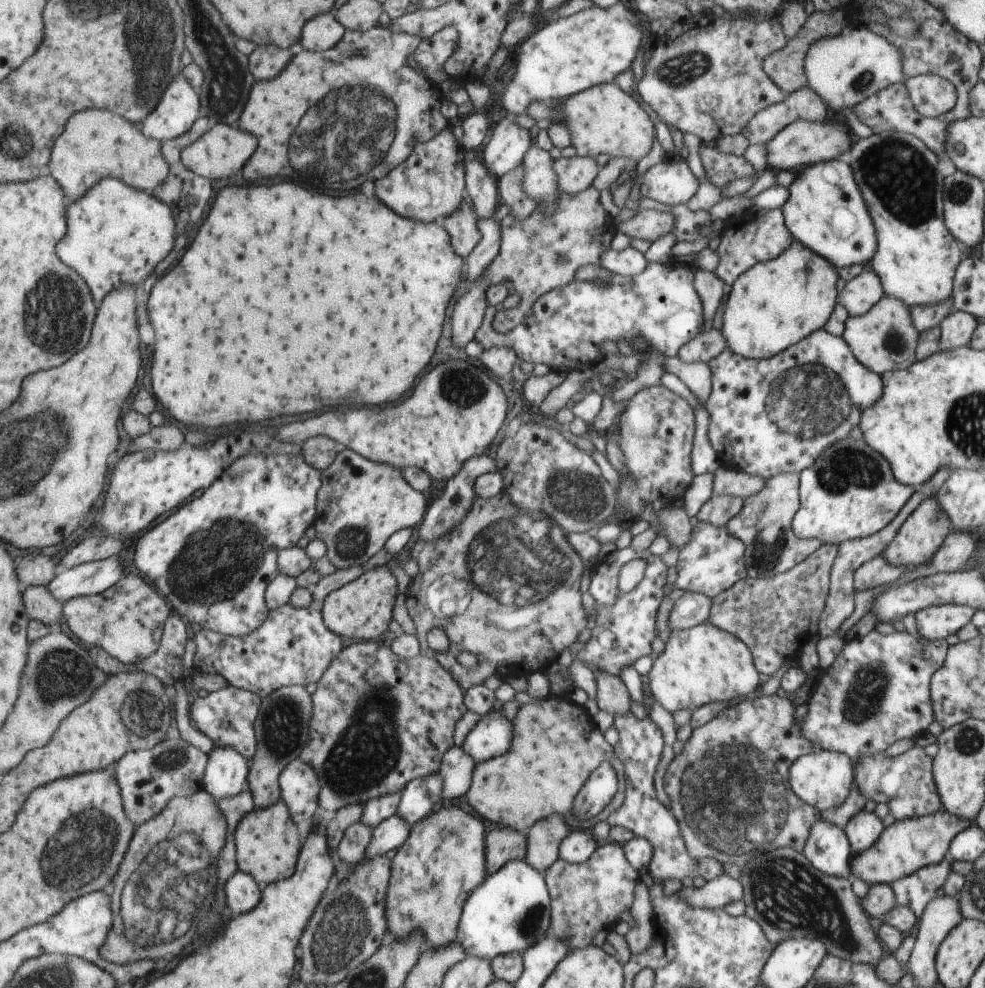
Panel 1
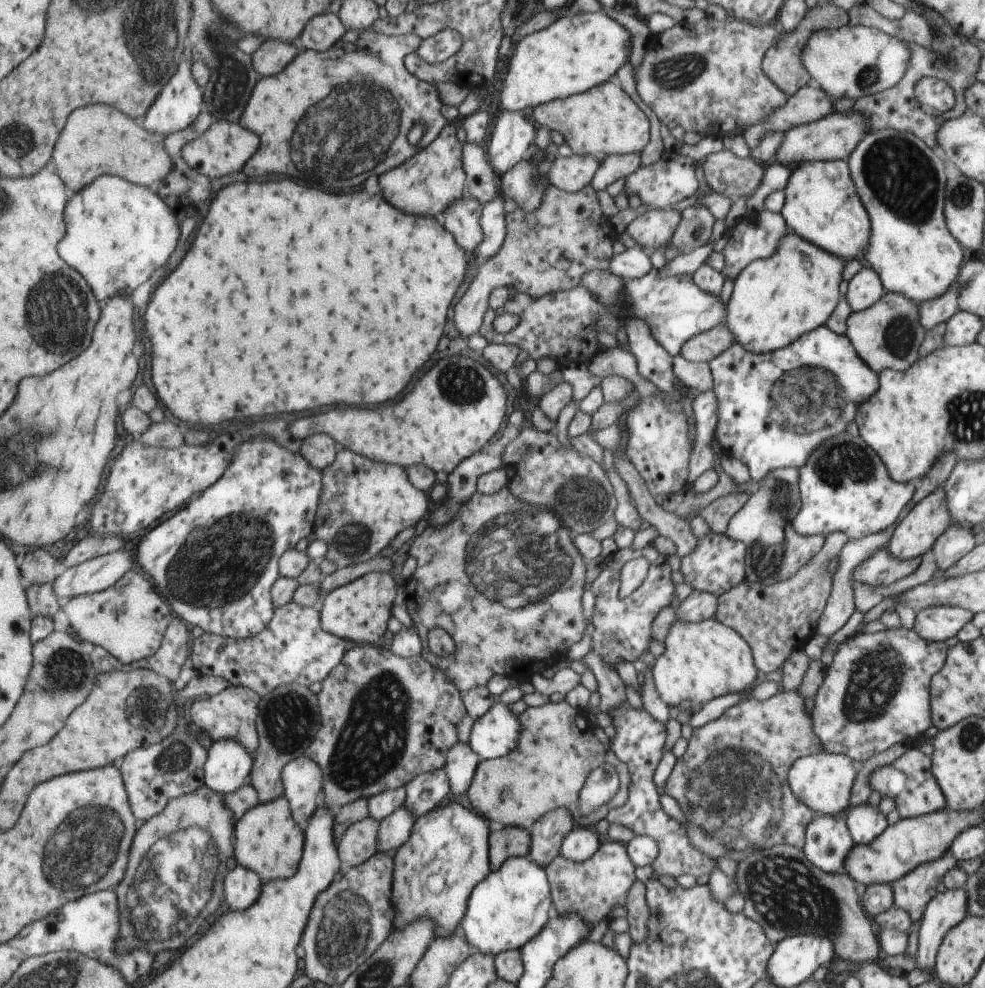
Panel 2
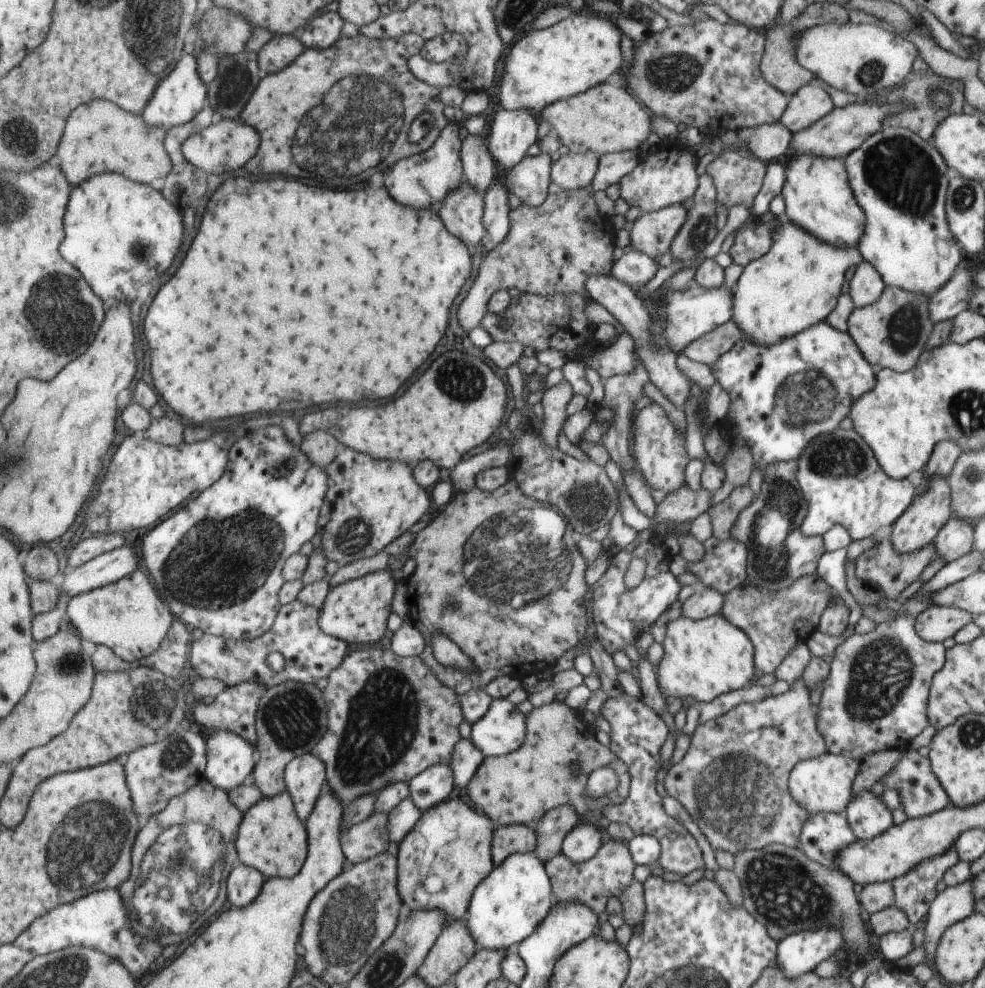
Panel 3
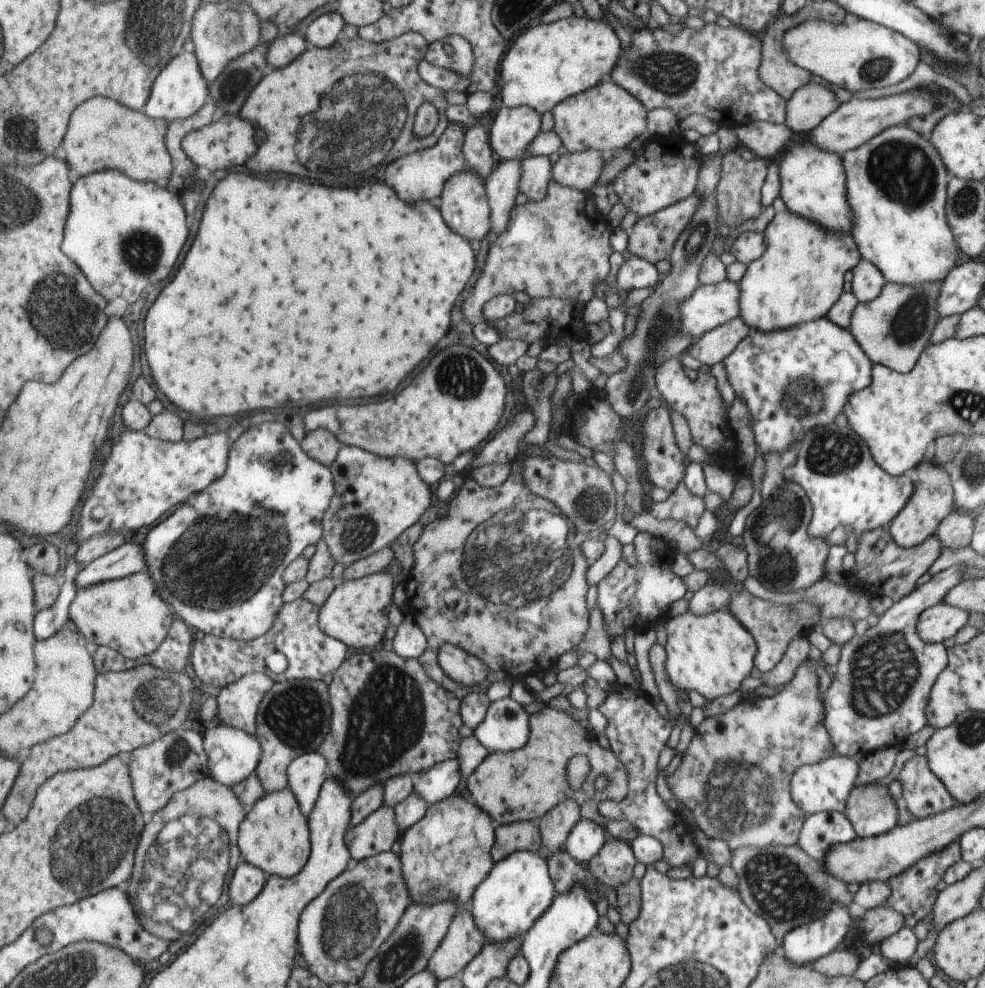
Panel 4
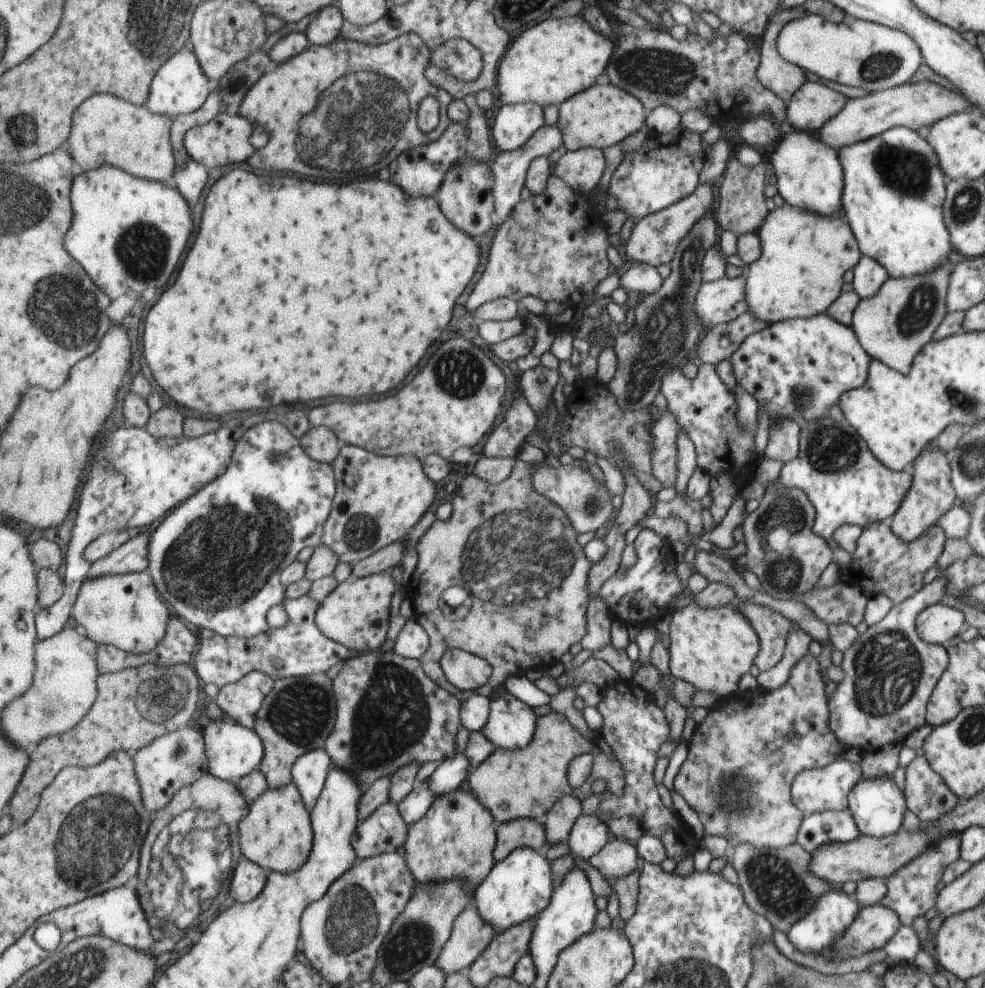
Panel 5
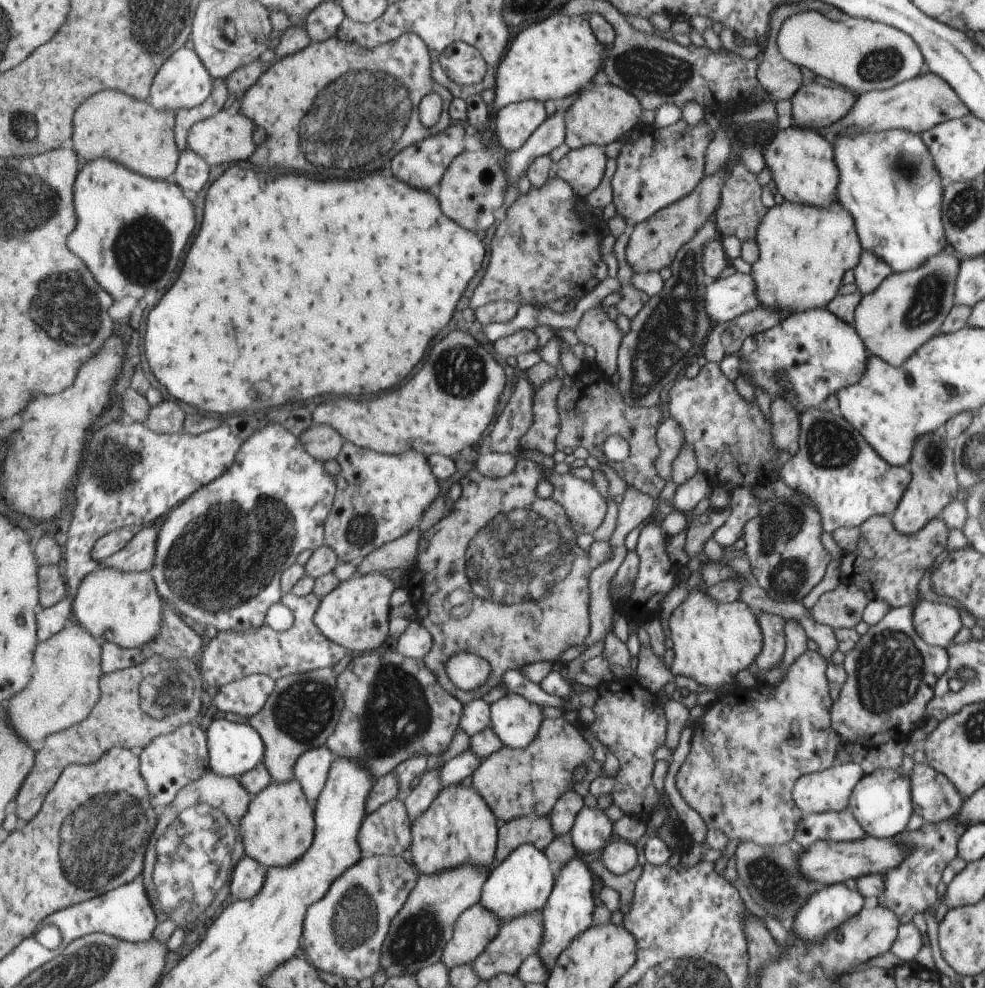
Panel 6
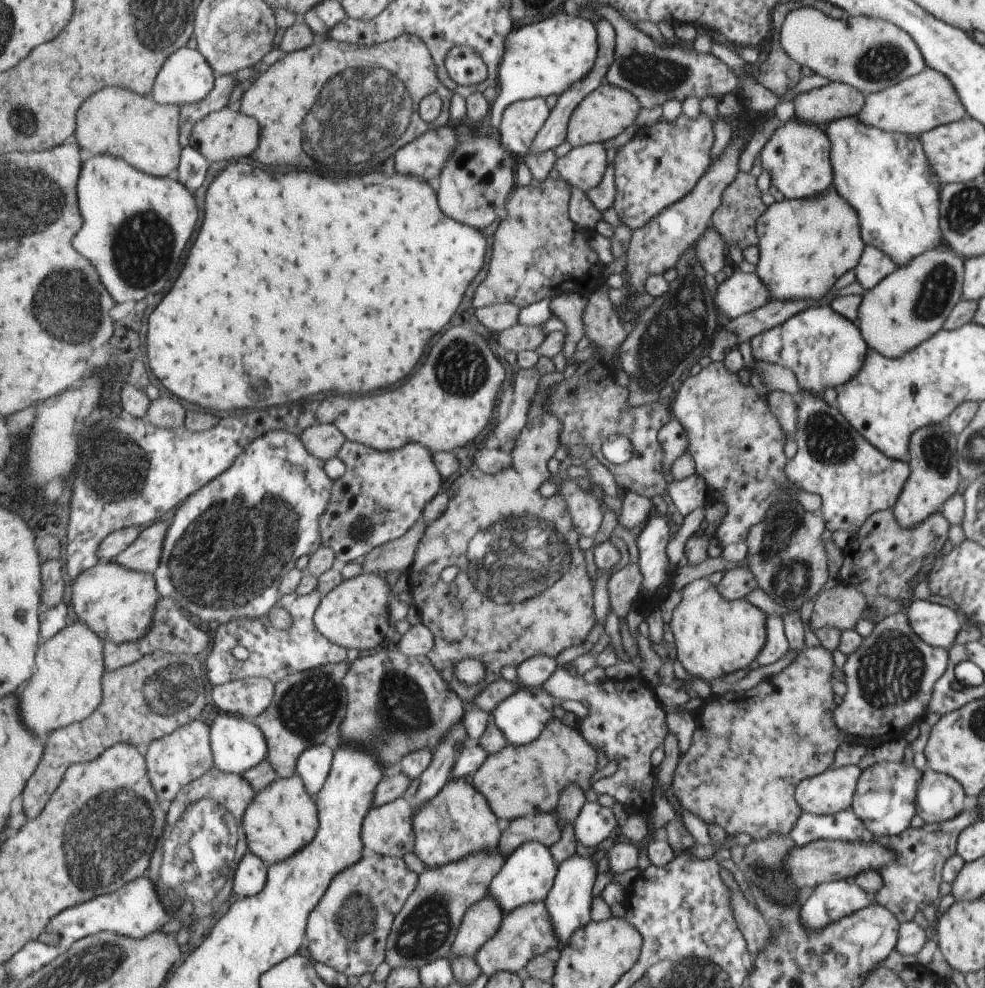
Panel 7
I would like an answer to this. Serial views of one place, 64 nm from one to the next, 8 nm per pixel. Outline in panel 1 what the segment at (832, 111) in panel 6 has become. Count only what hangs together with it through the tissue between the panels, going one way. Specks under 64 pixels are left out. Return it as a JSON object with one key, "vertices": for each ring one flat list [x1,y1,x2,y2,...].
{"vertices":[[810,87,800,88,794,91,792,95,787,94,786,100,780,104,772,104,770,108,765,108,759,113,748,126,741,132,750,145,759,145,768,143,780,131,784,131,790,124,796,123,797,120,805,121,826,121,829,106,822,100,821,96,814,92]]}

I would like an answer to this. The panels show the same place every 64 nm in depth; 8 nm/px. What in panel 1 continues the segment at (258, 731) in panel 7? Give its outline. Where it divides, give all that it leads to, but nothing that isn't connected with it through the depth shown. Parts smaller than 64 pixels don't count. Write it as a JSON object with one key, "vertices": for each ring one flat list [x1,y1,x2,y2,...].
{"vertices":[[218,746,211,752,205,776,205,789,218,801,251,790,250,760,234,746]]}

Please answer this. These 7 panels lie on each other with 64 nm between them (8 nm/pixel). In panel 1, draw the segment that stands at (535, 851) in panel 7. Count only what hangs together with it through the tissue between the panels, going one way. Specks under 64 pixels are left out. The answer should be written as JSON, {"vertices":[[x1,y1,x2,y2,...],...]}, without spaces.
{"vertices":[[525,859,510,860,469,895,464,914,461,915,459,940,469,956,491,961,510,952,523,953,526,948,534,946,548,935,548,926,550,926,550,894,544,884,544,876]]}

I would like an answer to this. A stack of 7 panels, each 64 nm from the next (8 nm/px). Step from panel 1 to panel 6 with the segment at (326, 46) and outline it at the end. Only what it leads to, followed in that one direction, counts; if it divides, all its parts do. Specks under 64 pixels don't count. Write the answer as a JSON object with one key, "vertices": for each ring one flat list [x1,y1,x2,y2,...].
{"vertices":[[326,2,307,18,307,25,314,43,324,42,336,37,338,28,346,20,347,14,342,4]]}

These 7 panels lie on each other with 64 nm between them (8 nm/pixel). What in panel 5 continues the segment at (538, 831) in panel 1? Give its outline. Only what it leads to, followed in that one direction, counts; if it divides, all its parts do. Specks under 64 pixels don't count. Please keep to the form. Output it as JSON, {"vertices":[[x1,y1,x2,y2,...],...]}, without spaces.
{"vertices":[[572,794,557,800,556,806,544,816,549,845,560,844,569,838,576,819,582,815,581,800]]}

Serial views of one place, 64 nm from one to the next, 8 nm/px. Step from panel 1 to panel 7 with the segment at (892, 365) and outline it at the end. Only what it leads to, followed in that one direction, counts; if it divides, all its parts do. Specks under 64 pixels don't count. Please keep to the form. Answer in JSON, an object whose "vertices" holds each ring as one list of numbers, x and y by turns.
{"vertices":[[940,244,934,250,918,256,912,263,897,267,876,287,865,291,858,309,858,327,869,344,869,350,876,350,889,358,900,358,936,335,948,320,954,306,963,298,964,275,965,259,950,246]]}

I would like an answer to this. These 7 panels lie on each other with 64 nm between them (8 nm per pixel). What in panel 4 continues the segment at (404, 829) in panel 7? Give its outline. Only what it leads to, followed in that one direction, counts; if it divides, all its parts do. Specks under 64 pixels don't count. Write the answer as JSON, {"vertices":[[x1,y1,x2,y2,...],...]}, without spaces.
{"vertices":[[382,805,366,820,353,827,347,838,350,852,361,861,377,854,392,850,392,846,401,838,394,808]]}

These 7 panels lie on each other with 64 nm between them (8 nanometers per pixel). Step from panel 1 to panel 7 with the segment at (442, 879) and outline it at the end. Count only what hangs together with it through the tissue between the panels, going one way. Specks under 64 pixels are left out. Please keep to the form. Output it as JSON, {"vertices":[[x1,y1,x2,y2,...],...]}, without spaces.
{"vertices":[[464,778,450,779,434,798,430,798,424,806,420,806,413,814,413,830,415,834,413,852,430,868,444,867,445,864,465,859,482,850,496,850,502,838,502,817,493,812,488,798,473,784]]}

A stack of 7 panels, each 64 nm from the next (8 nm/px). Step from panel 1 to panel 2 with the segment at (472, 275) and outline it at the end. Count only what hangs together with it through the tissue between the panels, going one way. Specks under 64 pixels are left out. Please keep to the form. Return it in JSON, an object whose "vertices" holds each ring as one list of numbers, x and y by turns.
{"vertices":[[499,192,484,205,484,212,481,215,481,228,484,230,485,238,482,239,481,247,476,252,478,265,500,250,500,246,510,231,506,227,504,199]]}

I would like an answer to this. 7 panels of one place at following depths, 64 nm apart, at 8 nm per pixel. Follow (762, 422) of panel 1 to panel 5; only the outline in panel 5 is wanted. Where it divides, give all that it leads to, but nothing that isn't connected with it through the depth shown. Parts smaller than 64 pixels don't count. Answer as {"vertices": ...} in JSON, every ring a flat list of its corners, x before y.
{"vertices":[[820,312,810,318,784,320,771,323,764,330,755,332,744,339,738,350,730,357,732,370,738,386,742,386,756,398,759,406,768,412,771,422,782,420,816,420,827,411,845,392,860,388,868,382,872,357,865,351,853,328,834,320,828,312]]}

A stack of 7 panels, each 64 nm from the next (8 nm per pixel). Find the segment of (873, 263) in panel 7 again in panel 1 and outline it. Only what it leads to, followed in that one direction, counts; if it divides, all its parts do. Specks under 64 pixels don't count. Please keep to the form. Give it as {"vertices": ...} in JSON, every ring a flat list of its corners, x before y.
{"vertices":[[870,268,848,281,842,290,842,306,849,316,862,316,885,297,881,277]]}

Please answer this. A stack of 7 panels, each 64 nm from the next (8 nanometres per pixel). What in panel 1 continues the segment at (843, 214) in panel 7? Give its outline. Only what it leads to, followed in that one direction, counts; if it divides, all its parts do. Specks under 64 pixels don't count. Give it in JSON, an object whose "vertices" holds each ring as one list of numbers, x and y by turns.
{"vertices":[[798,240,777,259,754,264,732,285,723,315,722,336,734,354,768,360,825,328,836,310,836,265]]}

